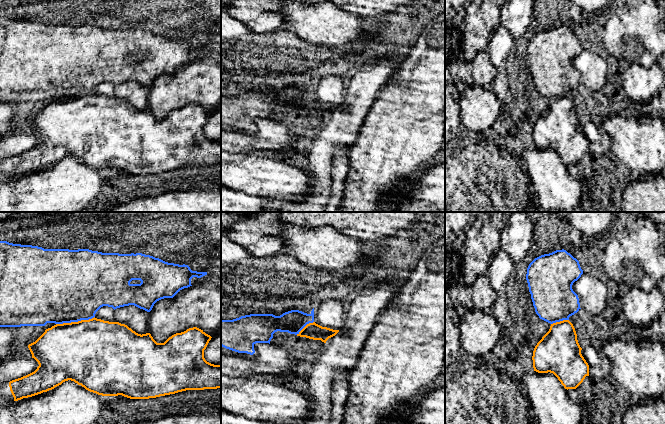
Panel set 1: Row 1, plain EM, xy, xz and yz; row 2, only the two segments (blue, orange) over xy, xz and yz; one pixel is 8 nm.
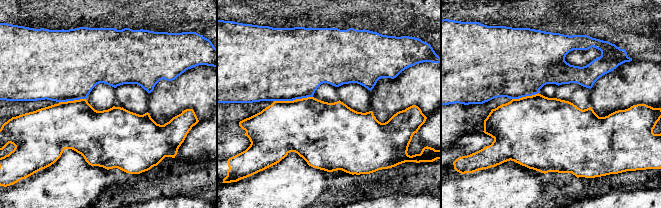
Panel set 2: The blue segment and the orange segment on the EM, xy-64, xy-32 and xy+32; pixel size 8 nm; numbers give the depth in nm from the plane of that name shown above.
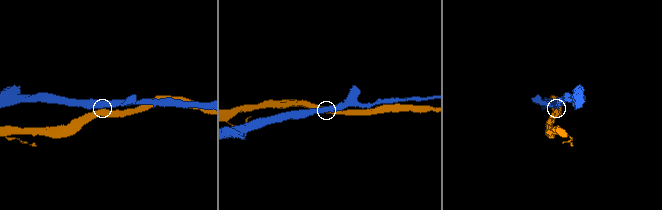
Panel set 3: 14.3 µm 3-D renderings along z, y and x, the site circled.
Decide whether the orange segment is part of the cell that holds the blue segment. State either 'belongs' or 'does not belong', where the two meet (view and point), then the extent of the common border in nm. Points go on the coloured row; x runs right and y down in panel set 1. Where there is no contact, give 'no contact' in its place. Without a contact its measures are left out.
does not belong | xy (75, 321) | 320 nm

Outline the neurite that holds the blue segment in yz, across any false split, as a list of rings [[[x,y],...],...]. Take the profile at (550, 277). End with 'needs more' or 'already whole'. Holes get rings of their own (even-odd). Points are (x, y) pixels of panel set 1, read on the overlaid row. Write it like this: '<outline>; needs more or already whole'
[[[564,249],[541,255],[529,264],[526,280],[540,319],[553,324],[569,320],[581,309],[572,285],[582,274],[579,261]]]; already whole

